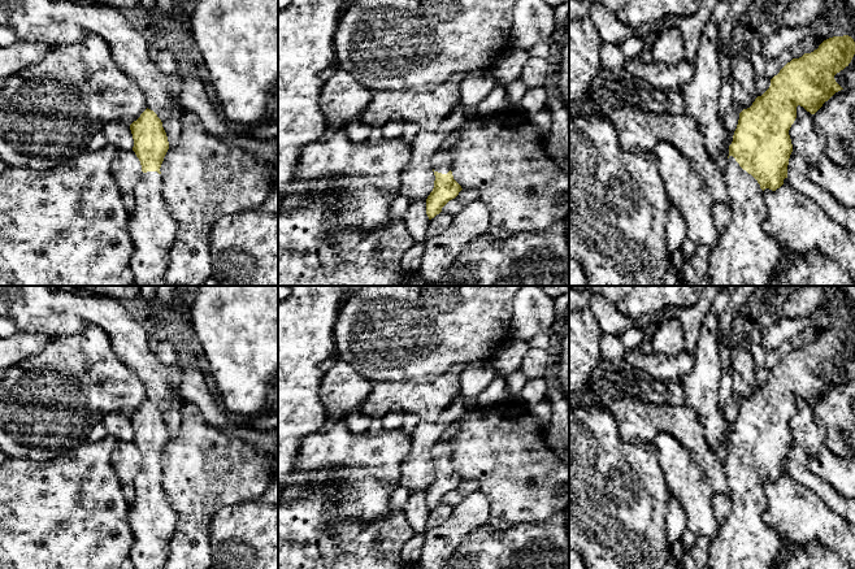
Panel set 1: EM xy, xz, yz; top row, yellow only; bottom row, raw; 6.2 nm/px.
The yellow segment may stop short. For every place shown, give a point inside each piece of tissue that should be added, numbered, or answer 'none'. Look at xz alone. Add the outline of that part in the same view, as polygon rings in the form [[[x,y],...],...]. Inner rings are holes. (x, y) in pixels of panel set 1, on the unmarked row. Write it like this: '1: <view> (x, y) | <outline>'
1: xz (441, 452) | [[[440,440],[431,447],[431,460],[447,465],[451,461],[452,447],[448,442]]]

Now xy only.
1: xy (152, 520) | [[[143,464],[134,488],[135,499],[127,512],[134,534],[130,550],[134,569],[164,569],[178,513],[168,501],[161,465]]]

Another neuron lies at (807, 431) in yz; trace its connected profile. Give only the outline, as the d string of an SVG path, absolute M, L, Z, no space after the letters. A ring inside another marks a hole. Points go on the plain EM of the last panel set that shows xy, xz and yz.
M797 398L797 409L789 421L793 440L799 444L808 456L815 457L825 446L826 430L816 420L812 405L803 398Z

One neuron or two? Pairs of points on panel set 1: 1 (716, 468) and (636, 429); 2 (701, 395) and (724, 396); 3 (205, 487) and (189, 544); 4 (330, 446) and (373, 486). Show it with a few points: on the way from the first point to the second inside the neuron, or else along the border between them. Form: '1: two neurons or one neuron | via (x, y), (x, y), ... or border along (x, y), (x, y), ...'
1: one neuron | via (697, 447), (675, 425), (656, 425)
2: two neurons | border along (721, 368), (719, 407), (723, 411)
3: one neuron | via (196, 502), (192, 530)
4: one neuron | via (346, 450), (357, 452), (373, 470)

